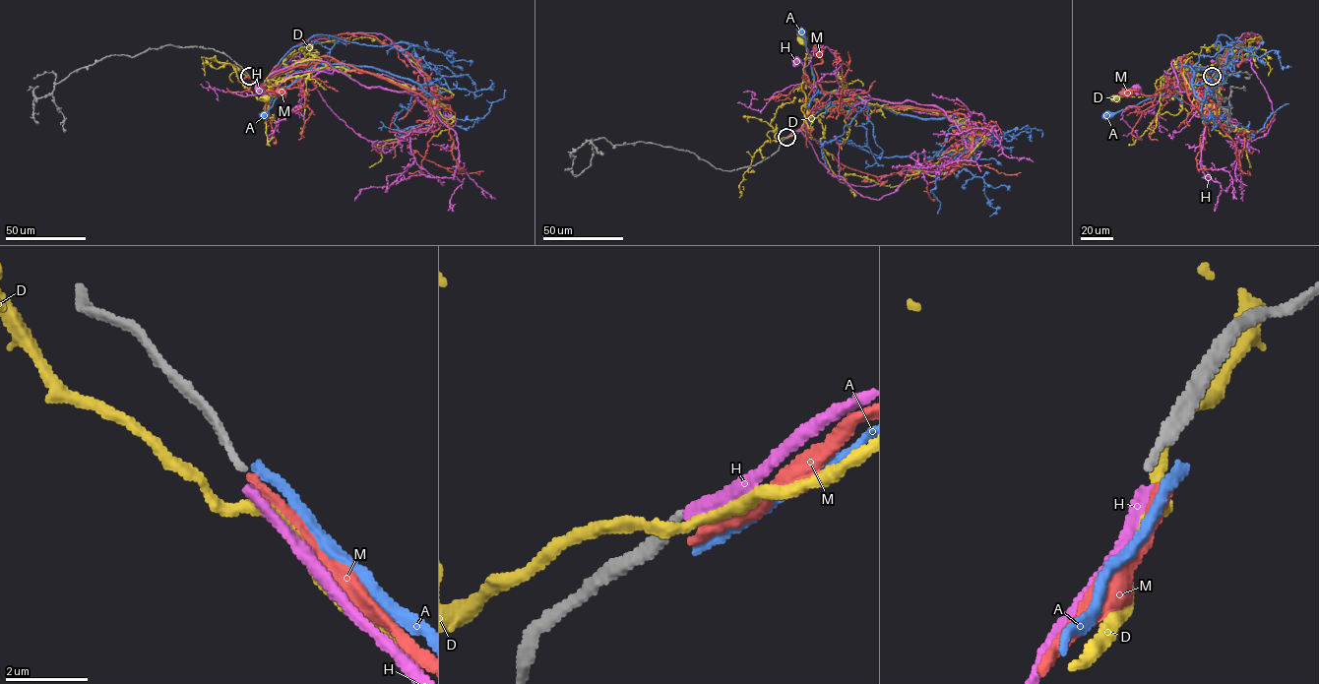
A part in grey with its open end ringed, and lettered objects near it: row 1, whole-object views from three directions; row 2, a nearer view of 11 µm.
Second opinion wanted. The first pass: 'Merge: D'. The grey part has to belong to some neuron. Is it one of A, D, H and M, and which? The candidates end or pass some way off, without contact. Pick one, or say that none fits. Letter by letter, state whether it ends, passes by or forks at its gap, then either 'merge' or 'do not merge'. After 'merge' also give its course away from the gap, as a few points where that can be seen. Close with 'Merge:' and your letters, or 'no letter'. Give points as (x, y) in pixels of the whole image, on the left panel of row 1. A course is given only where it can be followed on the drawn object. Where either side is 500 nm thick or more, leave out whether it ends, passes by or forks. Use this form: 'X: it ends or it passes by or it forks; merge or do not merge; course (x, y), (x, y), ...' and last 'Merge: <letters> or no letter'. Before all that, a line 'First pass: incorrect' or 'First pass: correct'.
First pass: incorrect
A: it ends; do not merge
D: it passes by; do not merge
H: it ends; do not merge
M: it ends; do not merge
Merge: no letter

